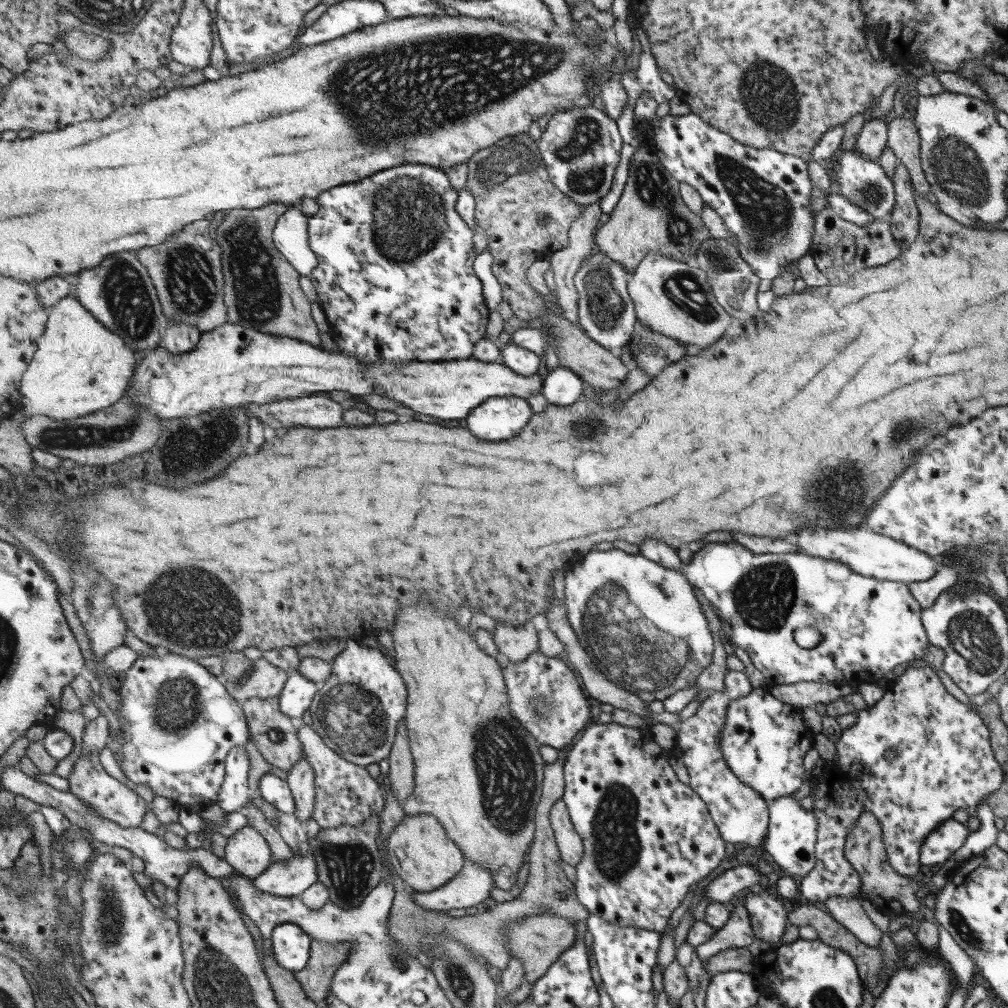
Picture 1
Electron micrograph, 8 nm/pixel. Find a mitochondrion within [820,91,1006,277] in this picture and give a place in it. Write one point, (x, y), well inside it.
(956, 164)

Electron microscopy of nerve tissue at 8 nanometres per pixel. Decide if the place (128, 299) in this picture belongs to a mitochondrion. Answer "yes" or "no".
yes

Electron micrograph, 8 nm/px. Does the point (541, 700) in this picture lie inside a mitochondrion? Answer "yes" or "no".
yes

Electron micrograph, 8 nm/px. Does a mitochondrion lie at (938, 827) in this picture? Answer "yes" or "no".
no

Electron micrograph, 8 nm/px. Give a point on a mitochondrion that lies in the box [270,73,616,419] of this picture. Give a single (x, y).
(409, 216)

